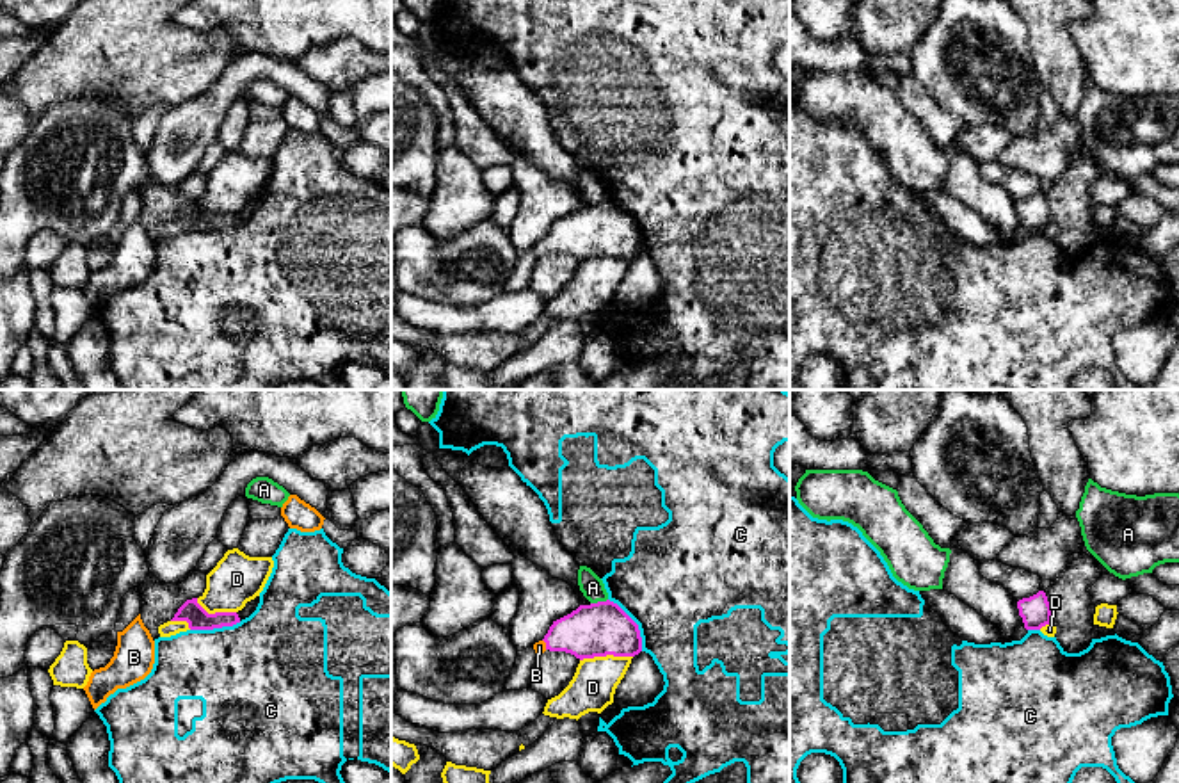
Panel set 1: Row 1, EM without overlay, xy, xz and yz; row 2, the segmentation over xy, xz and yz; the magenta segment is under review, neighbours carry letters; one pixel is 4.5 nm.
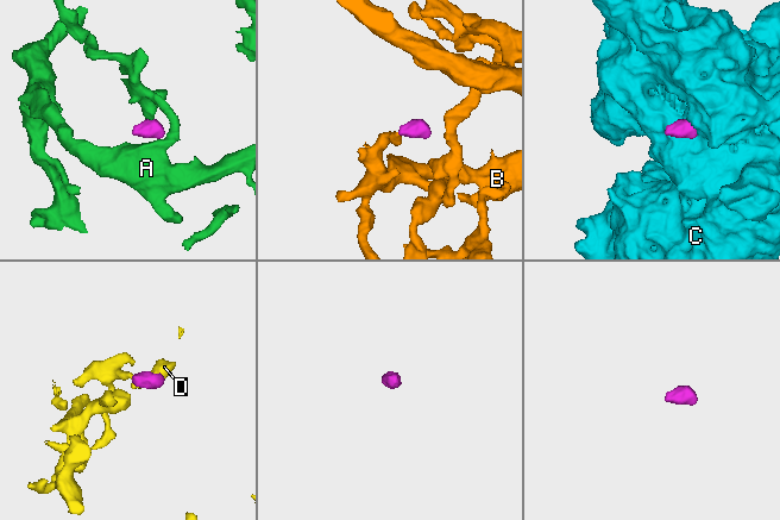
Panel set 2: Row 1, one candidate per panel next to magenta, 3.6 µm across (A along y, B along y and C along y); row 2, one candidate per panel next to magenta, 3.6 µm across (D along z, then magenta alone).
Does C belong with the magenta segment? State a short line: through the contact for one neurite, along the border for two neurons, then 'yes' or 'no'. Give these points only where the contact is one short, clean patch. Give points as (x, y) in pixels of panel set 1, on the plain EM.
xz (609, 200), (637, 226), (642, 251) | no

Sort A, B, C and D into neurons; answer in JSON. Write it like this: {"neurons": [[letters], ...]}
{"neurons": [["A"], ["B"], ["C"], ["D"]]}

